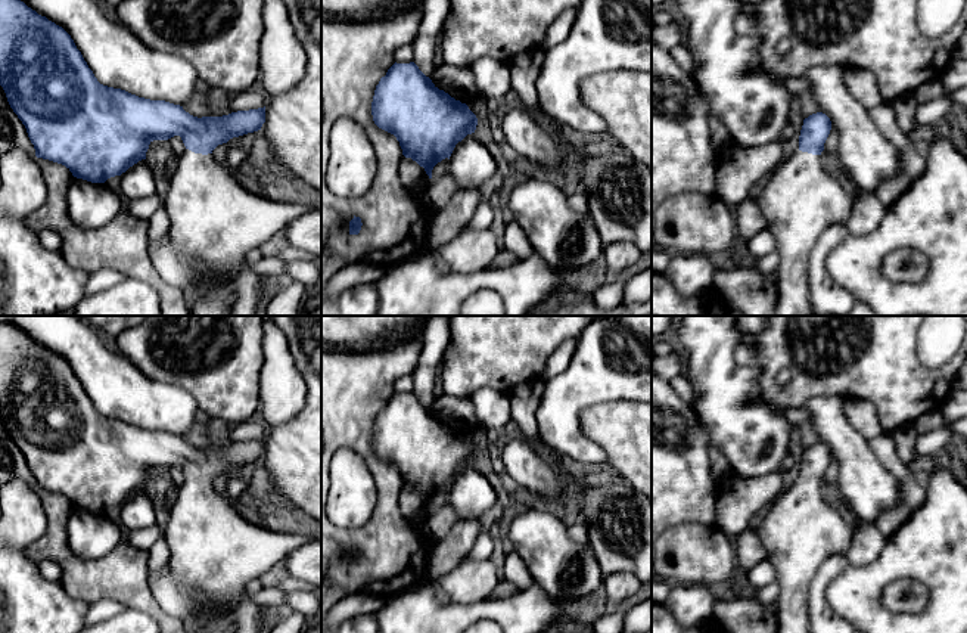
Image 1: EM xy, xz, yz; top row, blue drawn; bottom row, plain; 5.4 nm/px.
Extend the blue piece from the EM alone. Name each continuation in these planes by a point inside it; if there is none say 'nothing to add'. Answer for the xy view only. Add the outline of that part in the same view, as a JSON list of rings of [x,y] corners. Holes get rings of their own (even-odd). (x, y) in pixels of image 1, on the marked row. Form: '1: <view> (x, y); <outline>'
1: xy (215, 222); [[[189,149],[178,156],[168,183],[162,205],[171,223],[170,236],[175,249],[196,264],[196,282],[184,291],[192,316],[231,316],[233,282],[246,267],[248,252],[314,208],[308,199],[251,193],[239,183],[236,173],[217,162],[212,153]]]

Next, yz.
1: yz (801, 199); [[[797,149],[768,176],[756,204],[780,252],[775,316],[814,316],[809,255],[827,227],[846,224],[855,198],[823,168],[820,155]]]

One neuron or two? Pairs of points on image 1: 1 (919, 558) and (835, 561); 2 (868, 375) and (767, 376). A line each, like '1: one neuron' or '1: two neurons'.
1: two neurons
2: one neuron

